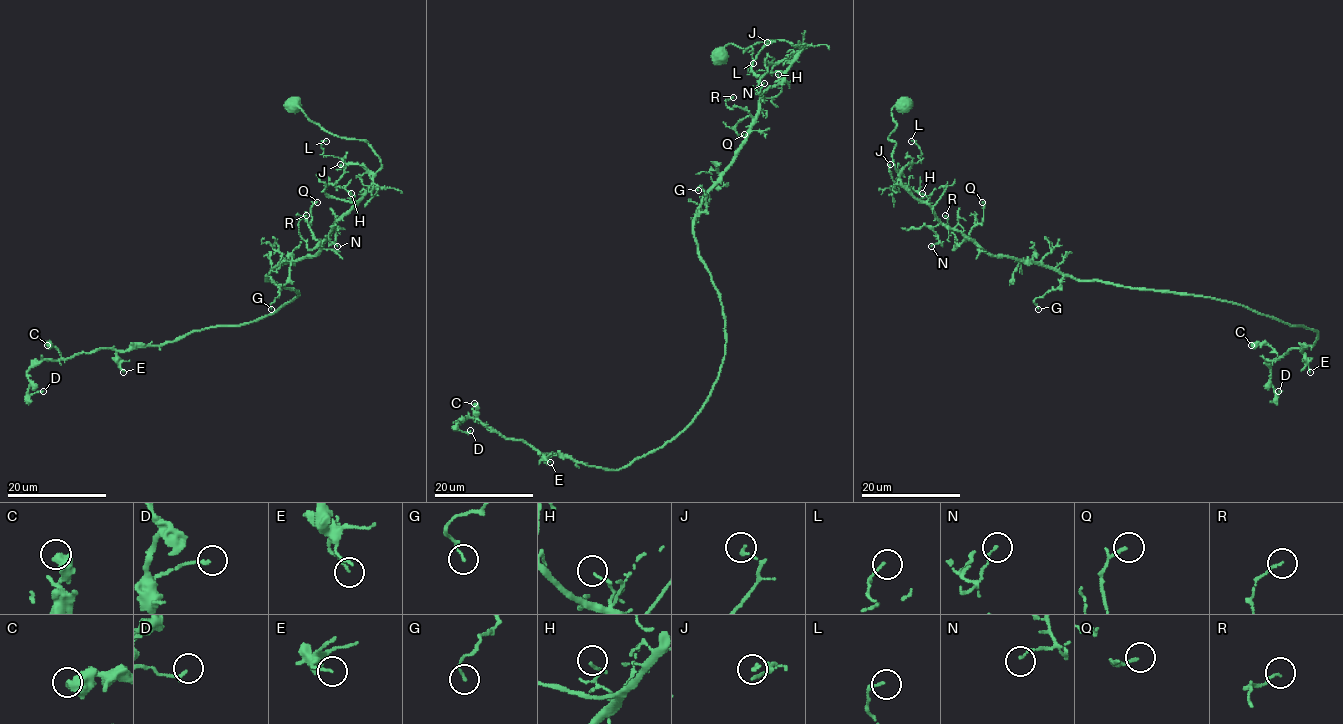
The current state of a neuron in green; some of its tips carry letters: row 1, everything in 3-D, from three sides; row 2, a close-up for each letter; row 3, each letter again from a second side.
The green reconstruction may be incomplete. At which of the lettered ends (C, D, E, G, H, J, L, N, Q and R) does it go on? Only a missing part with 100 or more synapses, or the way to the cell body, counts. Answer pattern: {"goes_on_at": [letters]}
{"goes_on_at": []}

